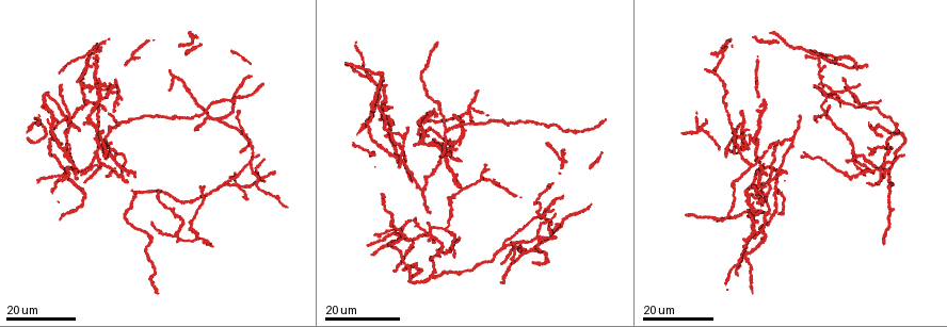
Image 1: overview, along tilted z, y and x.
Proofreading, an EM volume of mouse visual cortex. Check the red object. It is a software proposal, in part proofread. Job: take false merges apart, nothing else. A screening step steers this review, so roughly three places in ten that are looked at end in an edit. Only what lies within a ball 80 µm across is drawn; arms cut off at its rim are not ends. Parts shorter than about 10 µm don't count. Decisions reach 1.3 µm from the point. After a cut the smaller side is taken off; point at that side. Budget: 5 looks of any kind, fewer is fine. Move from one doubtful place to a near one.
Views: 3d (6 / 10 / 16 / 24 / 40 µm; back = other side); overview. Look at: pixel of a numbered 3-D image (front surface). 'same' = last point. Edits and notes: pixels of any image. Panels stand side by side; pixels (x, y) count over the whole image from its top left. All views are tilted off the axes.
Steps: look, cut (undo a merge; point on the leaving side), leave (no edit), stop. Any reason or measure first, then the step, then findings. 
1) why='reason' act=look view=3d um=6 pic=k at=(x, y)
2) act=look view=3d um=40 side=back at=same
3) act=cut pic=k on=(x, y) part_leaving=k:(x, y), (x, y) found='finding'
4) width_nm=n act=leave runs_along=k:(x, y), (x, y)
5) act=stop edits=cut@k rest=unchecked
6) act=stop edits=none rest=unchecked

why='small branch off a trunk' act=look view=3d um=24 pic=1 at=(502, 245)

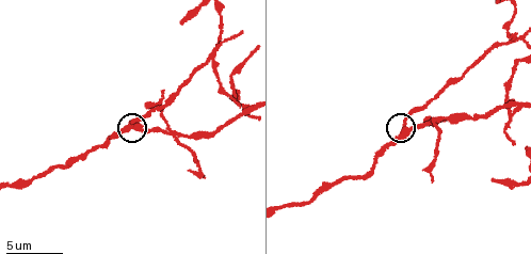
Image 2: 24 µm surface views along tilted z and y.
act=look view=3d um=10 at=same

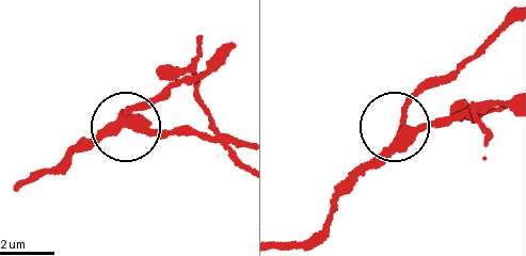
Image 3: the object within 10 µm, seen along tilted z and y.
arms=3 act=cut pic=3 on=(156, 129) part_leaving=3:(127, 122), (236, 137) found='two cells meet here'

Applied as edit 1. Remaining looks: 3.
act=look view=overview

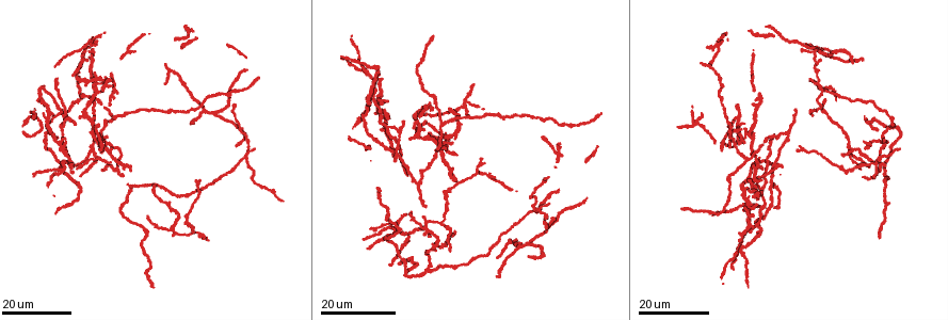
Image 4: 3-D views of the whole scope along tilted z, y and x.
why='side arm on a straight run' act=look view=3d um=16 pic=4 at=(62, 126)

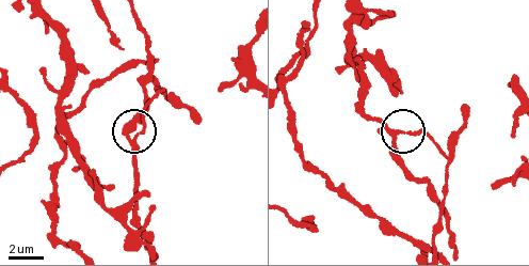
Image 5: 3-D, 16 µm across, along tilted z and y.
why='closer look' act=look view=3d um=10 pic=5 at=(392, 138)

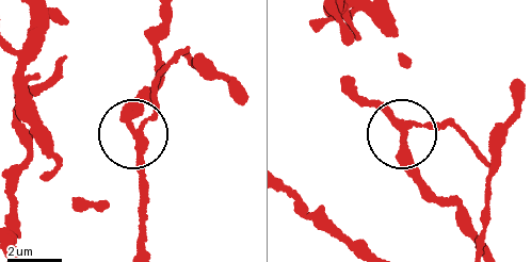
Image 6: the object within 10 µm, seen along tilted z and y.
side_arm_um=23 act=leave runs_along=6:(479, 246), (489, 169), (447, 124), (405, 136), (424, 189) found='one cell here'

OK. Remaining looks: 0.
act=stop edits=cut@3 rest=unchecked

